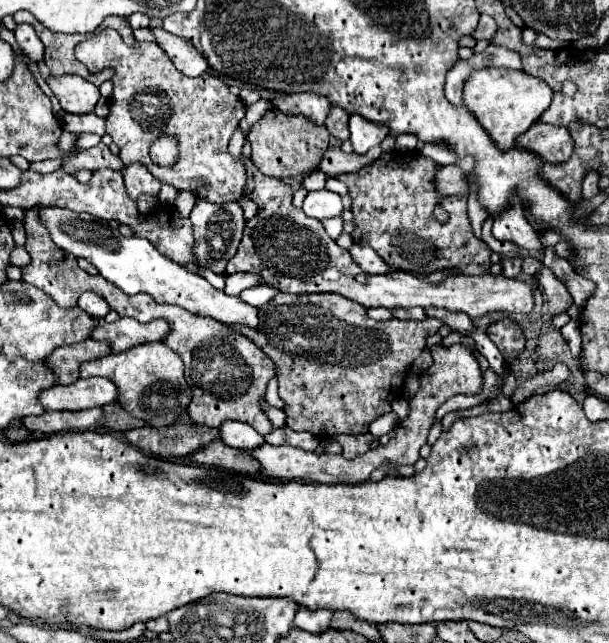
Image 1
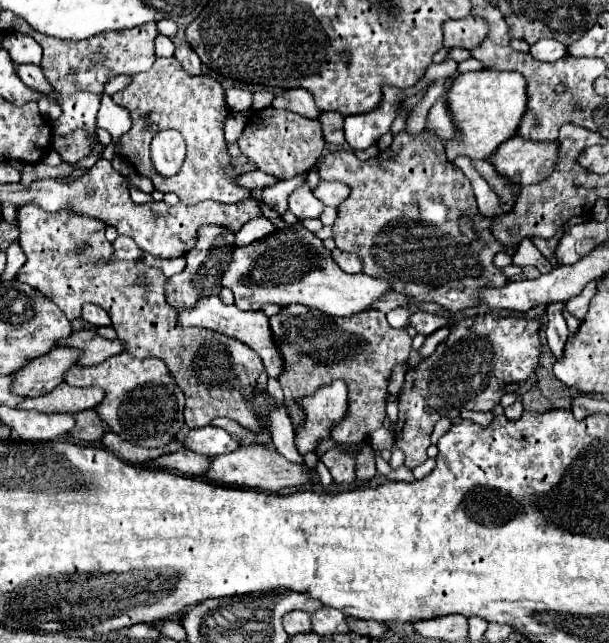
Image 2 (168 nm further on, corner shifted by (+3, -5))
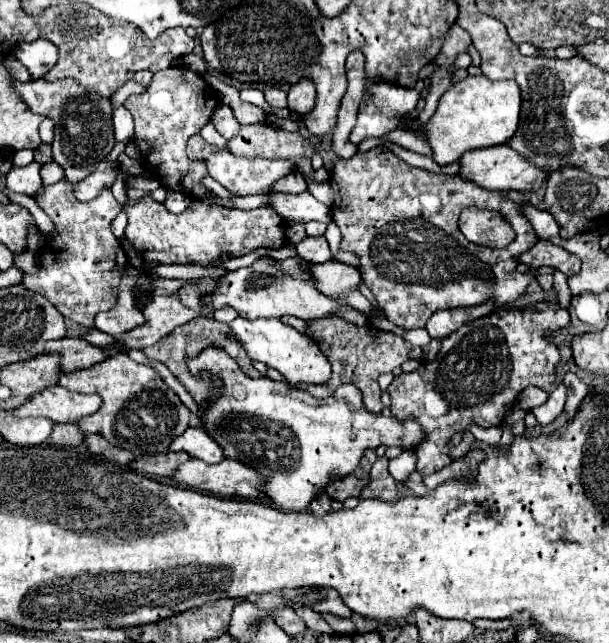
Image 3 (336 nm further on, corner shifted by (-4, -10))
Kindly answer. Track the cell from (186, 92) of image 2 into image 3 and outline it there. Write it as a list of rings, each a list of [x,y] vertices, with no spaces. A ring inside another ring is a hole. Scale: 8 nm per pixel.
[[[172,65],[164,71],[154,73],[154,79],[148,89],[140,95],[128,97],[128,101],[124,103],[136,123],[134,143],[140,149],[144,161],[148,163],[148,167],[144,169],[156,173],[162,187],[180,191],[190,199],[204,203],[212,203],[212,191],[202,185],[202,179],[208,177],[206,163],[188,161],[184,173],[184,147],[190,135],[200,133],[200,129],[212,121],[218,103],[218,95],[214,93],[214,89],[208,87],[204,77],[182,65]]]

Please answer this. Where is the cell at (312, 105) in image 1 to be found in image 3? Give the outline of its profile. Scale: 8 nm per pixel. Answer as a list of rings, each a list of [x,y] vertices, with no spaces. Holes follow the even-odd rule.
[[[300,79],[296,85],[288,91],[288,109],[296,111],[298,115],[308,115],[312,107],[316,105],[316,89],[314,83],[308,79]]]

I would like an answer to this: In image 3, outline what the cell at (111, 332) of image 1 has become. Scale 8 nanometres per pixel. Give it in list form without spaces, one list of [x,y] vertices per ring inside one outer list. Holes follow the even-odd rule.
[[[58,339],[46,343],[48,353],[62,353],[62,371],[72,373],[76,369],[88,369],[106,359],[102,347],[90,345],[86,339]]]

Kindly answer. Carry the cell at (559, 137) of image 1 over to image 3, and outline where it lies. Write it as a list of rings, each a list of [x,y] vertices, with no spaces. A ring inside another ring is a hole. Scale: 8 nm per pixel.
[[[500,145],[500,147],[490,147],[484,151],[468,151],[462,159],[460,159],[462,171],[460,175],[468,181],[476,181],[480,187],[484,189],[492,189],[492,191],[538,191],[544,183],[546,183],[546,173],[536,169],[532,163],[528,163],[528,159],[522,159],[520,153],[512,151],[512,147],[508,145]]]

